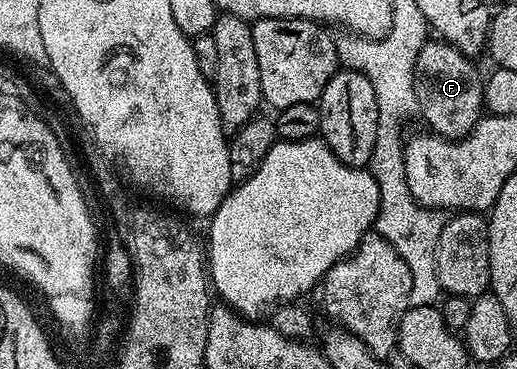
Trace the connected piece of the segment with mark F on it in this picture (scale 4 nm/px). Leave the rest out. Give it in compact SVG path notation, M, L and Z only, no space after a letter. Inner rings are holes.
M429 40L422 52L418 52L418 60L414 64L416 109L419 117L424 117L428 125L425 127L431 133L453 140L464 138L480 121L485 109L484 82L472 62L475 61L469 55L443 40Z

